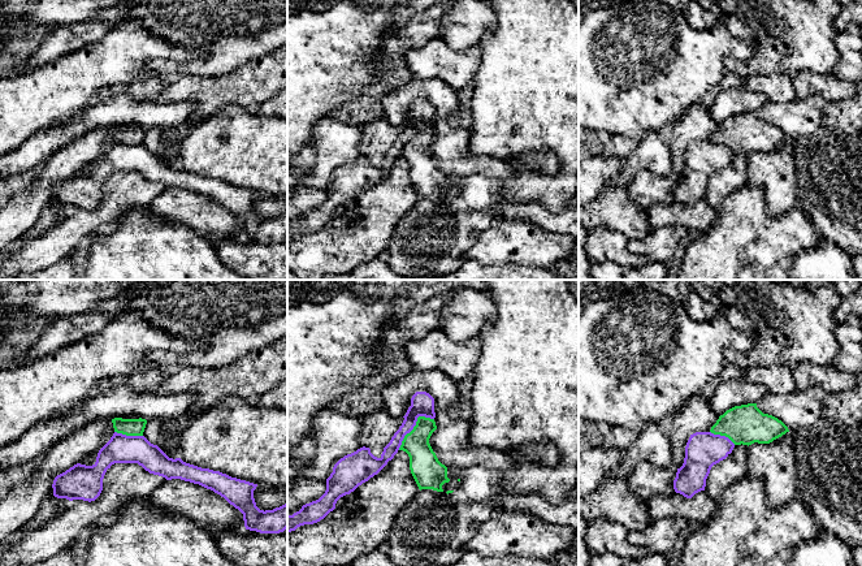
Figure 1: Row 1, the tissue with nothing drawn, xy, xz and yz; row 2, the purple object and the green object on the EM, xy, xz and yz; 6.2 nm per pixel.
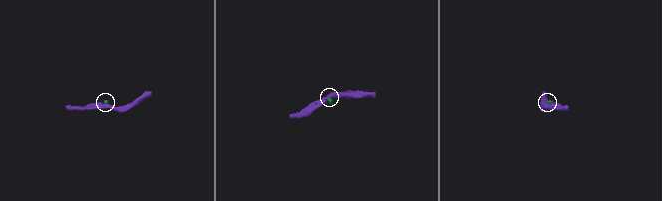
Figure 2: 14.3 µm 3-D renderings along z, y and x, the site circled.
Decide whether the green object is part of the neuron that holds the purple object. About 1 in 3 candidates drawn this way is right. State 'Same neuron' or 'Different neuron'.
Different neuron

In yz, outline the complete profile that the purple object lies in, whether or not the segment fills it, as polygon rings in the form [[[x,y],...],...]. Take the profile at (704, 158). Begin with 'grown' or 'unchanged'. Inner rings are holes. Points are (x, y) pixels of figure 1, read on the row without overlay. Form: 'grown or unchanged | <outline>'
unchanged | [[[711,141],[690,143],[685,155],[684,172],[677,177],[673,189],[675,200],[692,207],[696,202],[705,199],[711,176],[725,168],[733,156],[735,152],[725,144]]]

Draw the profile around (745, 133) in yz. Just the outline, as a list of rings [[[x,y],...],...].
[[[757,112],[735,115],[719,125],[710,138],[728,146],[735,154],[770,152],[789,141],[777,126],[763,122]]]

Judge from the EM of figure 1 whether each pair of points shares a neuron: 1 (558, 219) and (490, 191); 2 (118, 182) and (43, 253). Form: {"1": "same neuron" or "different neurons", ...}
{"1": "same neuron", "2": "same neuron"}

